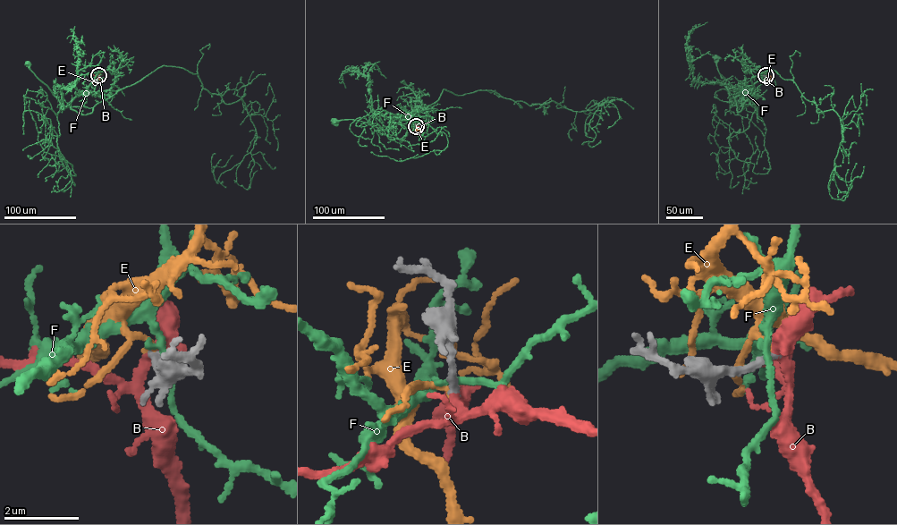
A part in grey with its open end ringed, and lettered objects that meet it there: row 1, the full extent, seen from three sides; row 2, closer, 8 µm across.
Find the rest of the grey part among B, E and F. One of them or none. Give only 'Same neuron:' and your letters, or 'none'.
Same neuron: B

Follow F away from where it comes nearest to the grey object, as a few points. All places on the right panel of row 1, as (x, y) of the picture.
F: (765, 75), (737, 96), (733, 105), (739, 103), (739, 92), (719, 73), (715, 58)

